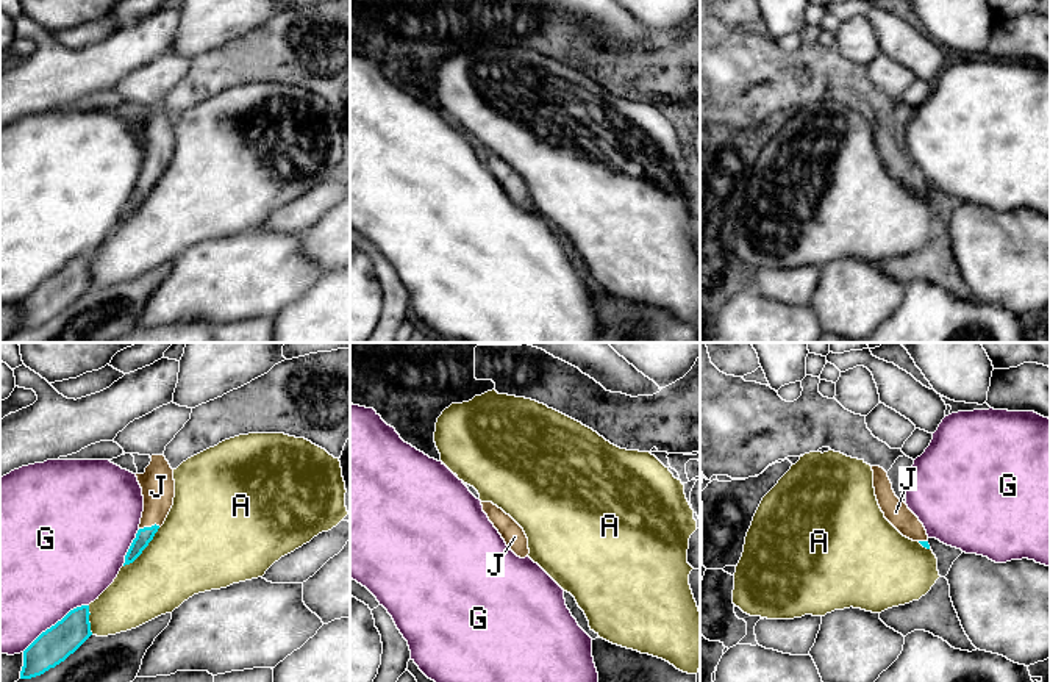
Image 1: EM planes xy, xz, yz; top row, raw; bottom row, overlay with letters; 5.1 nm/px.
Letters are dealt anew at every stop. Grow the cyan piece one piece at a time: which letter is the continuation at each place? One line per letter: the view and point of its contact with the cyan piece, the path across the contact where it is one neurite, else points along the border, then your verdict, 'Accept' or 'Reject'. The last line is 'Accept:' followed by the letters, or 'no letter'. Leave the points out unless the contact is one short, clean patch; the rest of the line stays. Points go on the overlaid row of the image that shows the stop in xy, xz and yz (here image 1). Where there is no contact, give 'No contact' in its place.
A: Touches cyan at xy (144, 548). Reject
G: Touches cyan at xy (57, 623). Reject
J: Touches cyan at xy (149, 527). Path across: xy (144, 535), (149, 527), (158, 501), (158, 487). Accept
Accept: J

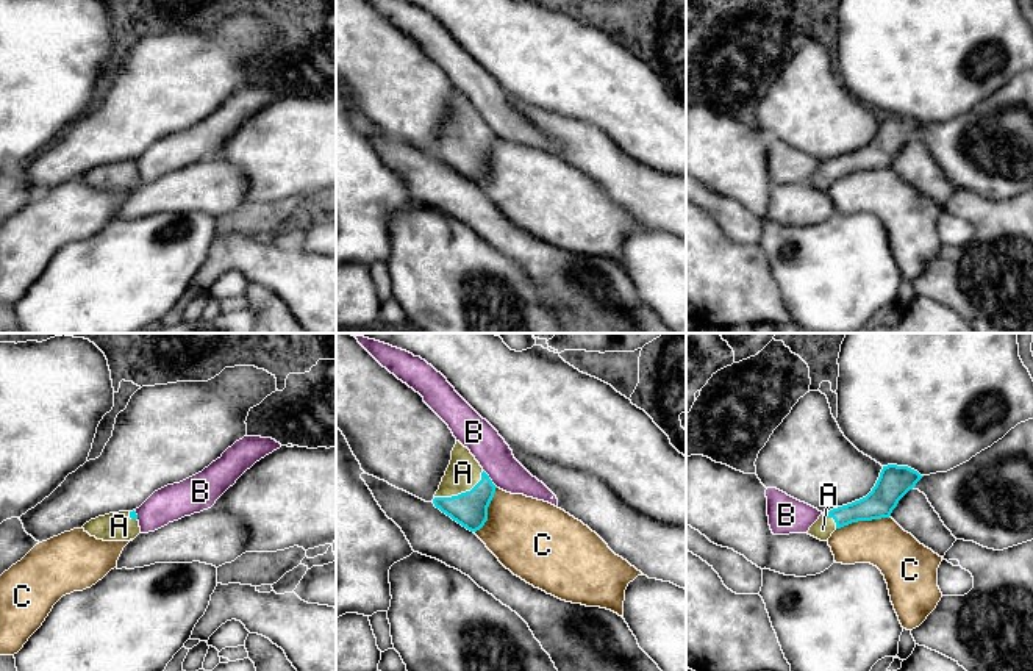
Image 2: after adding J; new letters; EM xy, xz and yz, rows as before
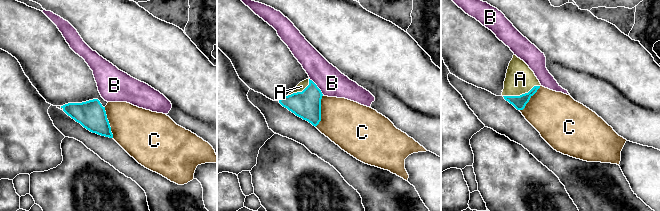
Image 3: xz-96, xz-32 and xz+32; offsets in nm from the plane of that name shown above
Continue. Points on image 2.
A: Touches cyan at xz (461, 493). Path across: xz (469, 509), (461, 493), (463, 473). Accept
B: Touches cyan at xz (489, 479). Boundary: xz (483, 470), (497, 487). Reject
C: Touches cyan at yz (863, 520). Reject
Accept: A

